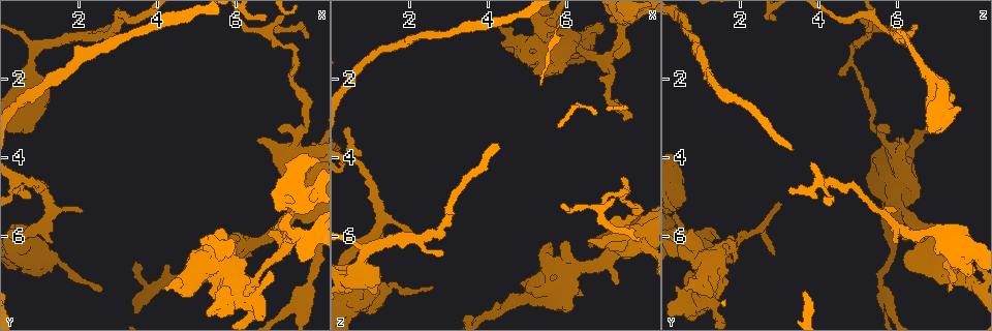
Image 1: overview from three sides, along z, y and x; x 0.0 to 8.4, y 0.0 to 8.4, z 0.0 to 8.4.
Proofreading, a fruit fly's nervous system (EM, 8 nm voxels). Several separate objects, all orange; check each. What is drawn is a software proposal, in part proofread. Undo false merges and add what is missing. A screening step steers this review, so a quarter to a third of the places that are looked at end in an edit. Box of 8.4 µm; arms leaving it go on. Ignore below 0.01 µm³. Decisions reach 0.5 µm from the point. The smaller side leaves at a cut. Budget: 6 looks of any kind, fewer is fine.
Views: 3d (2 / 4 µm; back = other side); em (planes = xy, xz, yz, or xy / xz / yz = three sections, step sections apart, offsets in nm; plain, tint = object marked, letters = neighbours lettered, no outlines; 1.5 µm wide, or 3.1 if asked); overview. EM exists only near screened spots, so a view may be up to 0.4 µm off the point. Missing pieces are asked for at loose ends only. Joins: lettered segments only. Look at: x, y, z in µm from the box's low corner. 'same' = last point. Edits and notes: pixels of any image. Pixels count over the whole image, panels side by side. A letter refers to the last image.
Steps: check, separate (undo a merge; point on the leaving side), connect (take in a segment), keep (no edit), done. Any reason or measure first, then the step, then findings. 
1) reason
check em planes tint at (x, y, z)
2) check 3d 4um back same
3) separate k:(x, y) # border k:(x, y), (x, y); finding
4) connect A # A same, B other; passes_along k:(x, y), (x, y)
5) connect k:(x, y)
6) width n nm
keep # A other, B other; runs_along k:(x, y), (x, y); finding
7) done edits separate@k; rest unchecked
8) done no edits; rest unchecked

sharp bend
check em planes letters at (7.55, 1.25, 4.85)

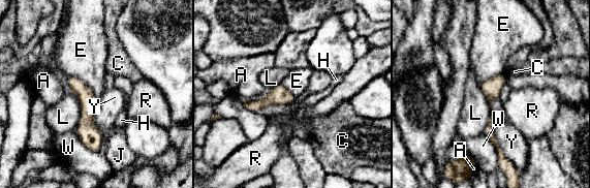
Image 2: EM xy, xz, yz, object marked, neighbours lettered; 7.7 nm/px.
width 130 nm
keep # A other, C other, E other, H other, J other, L other, R other, W other, Y other; border 2:(69, 75), (81, 79), (96, 102); all the same neuron

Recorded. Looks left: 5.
thin end
check 3d 2um at (7.55, 5.10, 3.05)

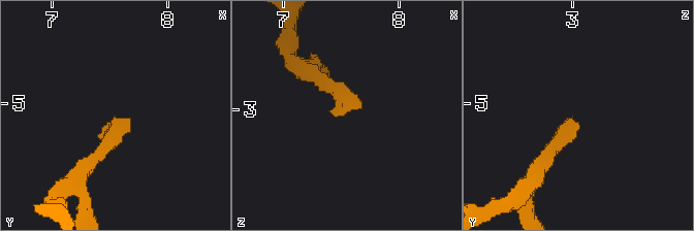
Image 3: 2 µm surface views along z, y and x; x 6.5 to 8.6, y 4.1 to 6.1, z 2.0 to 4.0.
check em xz step 4 tint at (7.54, 5.10, 2.98)

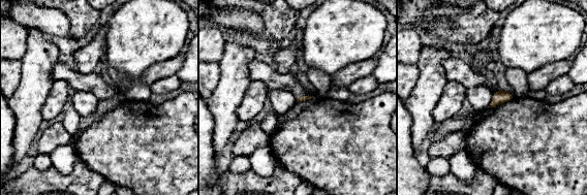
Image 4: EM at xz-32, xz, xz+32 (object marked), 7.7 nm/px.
check em planes letters same

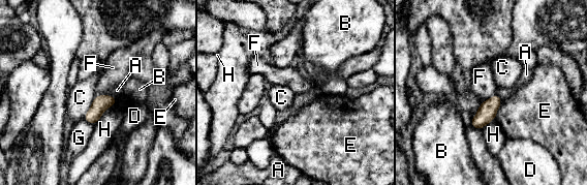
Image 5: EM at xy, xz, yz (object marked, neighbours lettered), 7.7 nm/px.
keep # A other, B other, C other, D other, E other, F other, G other, H other; border 5:(109, 94), (98, 94), (95, 96); none of them fits

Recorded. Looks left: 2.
done no edits; rest unchecked

